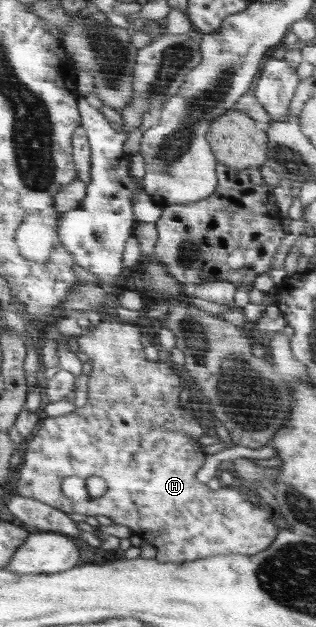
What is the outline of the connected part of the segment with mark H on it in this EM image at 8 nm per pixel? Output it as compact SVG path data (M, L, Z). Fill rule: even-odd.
M77 282L71 290L71 296L60 307L62 313L58 309L52 318L62 320L79 311L97 311L102 316L98 325L84 331L77 339L80 351L92 362L92 371L88 375L87 401L72 413L41 420L32 439L27 443L26 453L20 463L16 493L46 502L67 514L106 515L113 523L129 527L136 542L143 539L150 541L156 548L155 558L159 562L186 563L218 554L254 555L268 549L275 543L278 531L276 525L270 523L270 517L262 511L262 507L254 509L230 486L213 490L196 481L196 471L204 463L202 447L198 442L202 427L198 423L194 425L194 421L182 419L184 409L178 407L180 379L170 371L166 358L161 363L146 361L144 349L140 345L140 331L134 327L134 323L119 321L110 309L111 304L111 300L107 300L103 293L102 285ZM92 475L102 477L108 485L104 495L74 503L60 491L60 485L66 477L88 479Z

